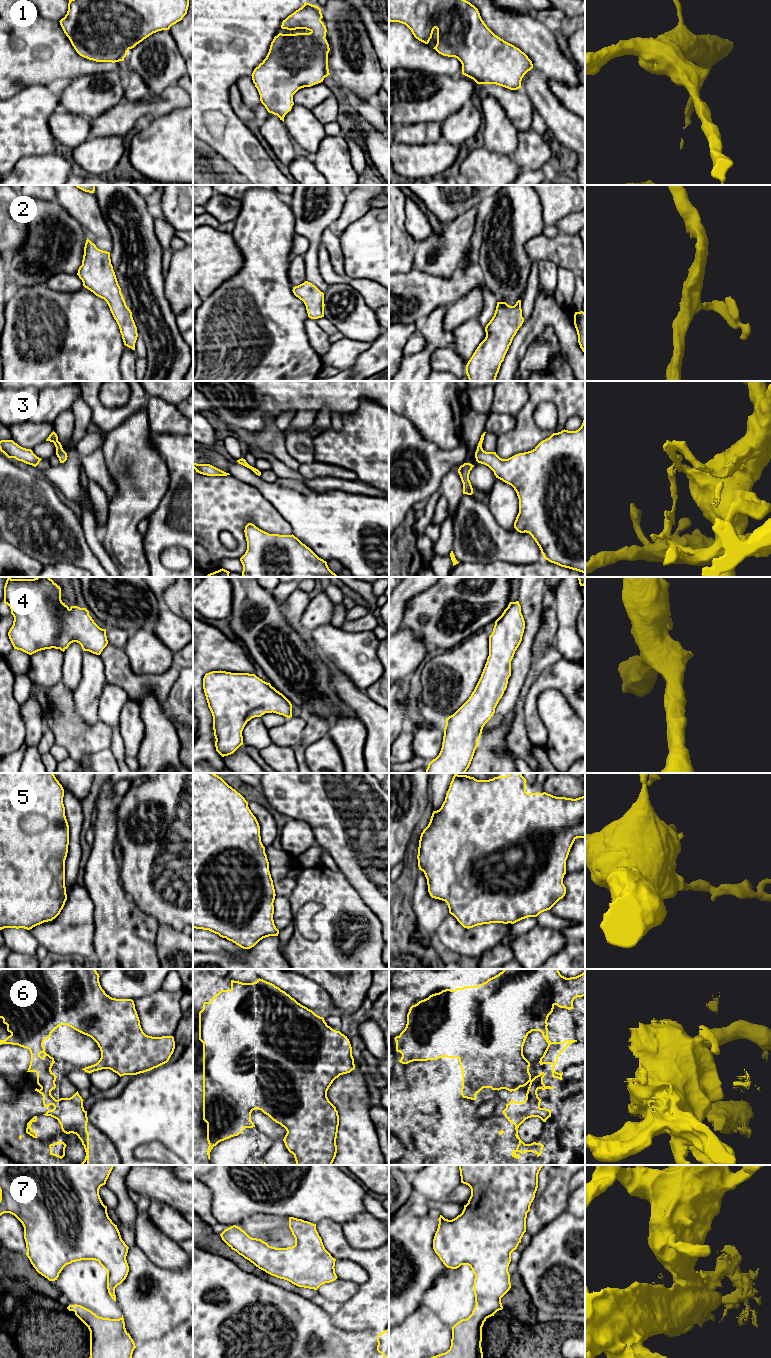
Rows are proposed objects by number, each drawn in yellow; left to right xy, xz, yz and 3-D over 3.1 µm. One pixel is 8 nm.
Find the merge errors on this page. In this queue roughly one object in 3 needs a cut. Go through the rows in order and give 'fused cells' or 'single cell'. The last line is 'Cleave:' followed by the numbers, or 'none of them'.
1: single cell
2: single cell
3: fused cells
4: single cell
5: single cell
6: fused cells
7: fused cells
Cleave: 3, 6, 7

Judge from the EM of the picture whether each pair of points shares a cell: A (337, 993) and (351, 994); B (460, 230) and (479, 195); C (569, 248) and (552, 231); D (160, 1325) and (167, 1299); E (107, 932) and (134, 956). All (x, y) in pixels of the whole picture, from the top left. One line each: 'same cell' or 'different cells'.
A: same cell
B: different cells
C: different cells
D: same cell
E: different cells

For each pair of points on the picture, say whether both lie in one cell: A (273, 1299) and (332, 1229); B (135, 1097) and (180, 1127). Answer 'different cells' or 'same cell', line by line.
A: different cells
B: same cell

